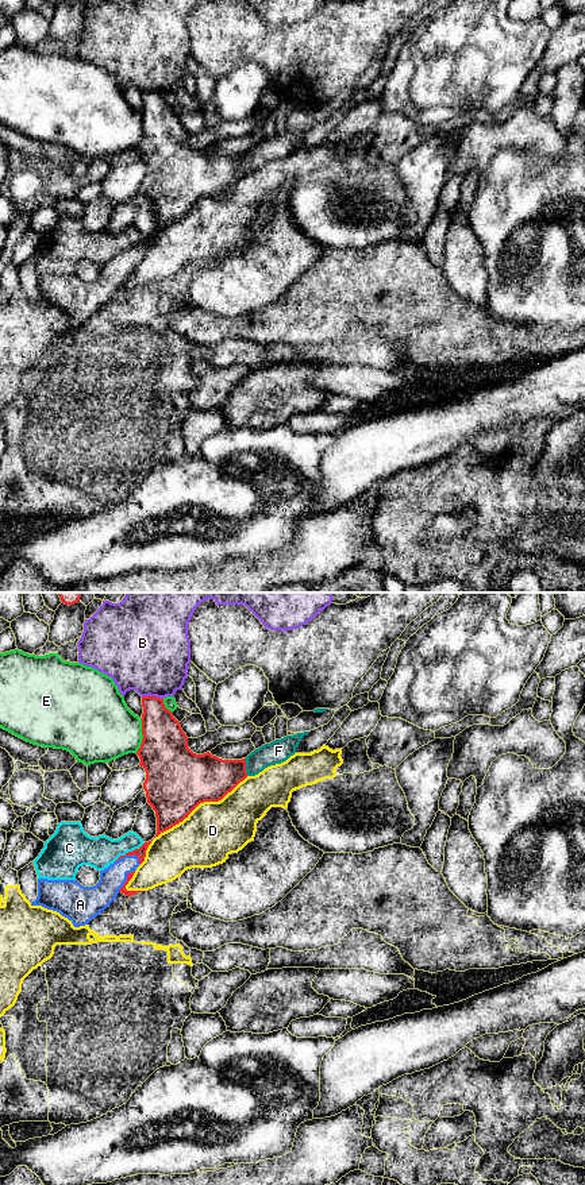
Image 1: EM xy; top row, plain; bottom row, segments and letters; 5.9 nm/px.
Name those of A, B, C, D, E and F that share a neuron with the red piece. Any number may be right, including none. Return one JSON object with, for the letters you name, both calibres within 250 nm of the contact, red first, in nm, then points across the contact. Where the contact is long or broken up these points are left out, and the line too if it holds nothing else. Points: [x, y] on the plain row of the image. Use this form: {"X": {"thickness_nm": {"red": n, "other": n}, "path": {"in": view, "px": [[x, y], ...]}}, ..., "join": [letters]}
{"A": {"thickness_nm": {"red": 60, "other": 150}, "path": {"in": "xy", "px": [[141, 247], [138, 250], [127, 250], [127, 259], [112, 274]]}}, "join": ["A"]}

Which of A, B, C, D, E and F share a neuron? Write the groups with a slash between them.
A / B / C F / D / E

